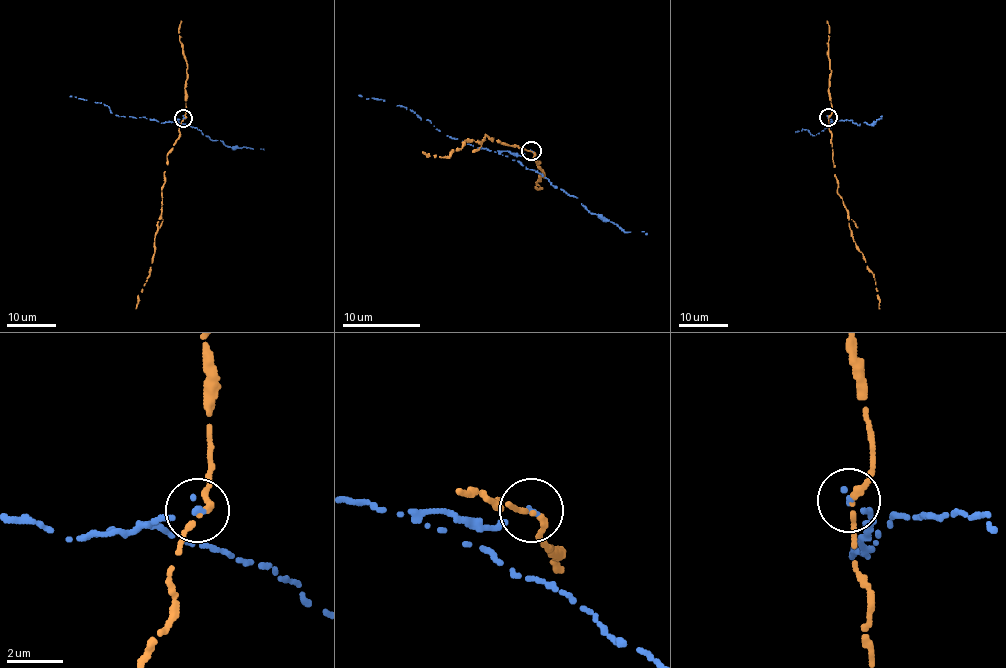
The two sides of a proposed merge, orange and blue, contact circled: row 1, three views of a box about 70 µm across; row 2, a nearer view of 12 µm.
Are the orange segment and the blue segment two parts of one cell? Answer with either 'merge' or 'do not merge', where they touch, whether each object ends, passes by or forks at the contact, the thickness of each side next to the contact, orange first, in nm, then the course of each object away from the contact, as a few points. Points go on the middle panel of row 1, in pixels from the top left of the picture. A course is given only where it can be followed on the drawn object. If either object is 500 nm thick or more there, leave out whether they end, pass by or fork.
do not merge; at (531, 151); orange passes by; blue ends there; 200 nm thick on the orange side, 170 nm on the other; orange runs (531, 151), (492, 140), (486, 135), (480, 142), (472, 139), (463, 141), (460, 148), (443, 158), (422, 153); blue runs (531, 151), (516, 155), (506, 150), (494, 152), (450, 138), (411, 110), (382, 99), (359, 95)

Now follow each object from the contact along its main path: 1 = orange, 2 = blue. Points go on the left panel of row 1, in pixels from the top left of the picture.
1: (184, 119), (179, 127), (179, 137), (167, 155), (150, 272), (138, 295), (135, 309)
2: (184, 118), (161, 123), (154, 119), (118, 117), (104, 103), (70, 95)

